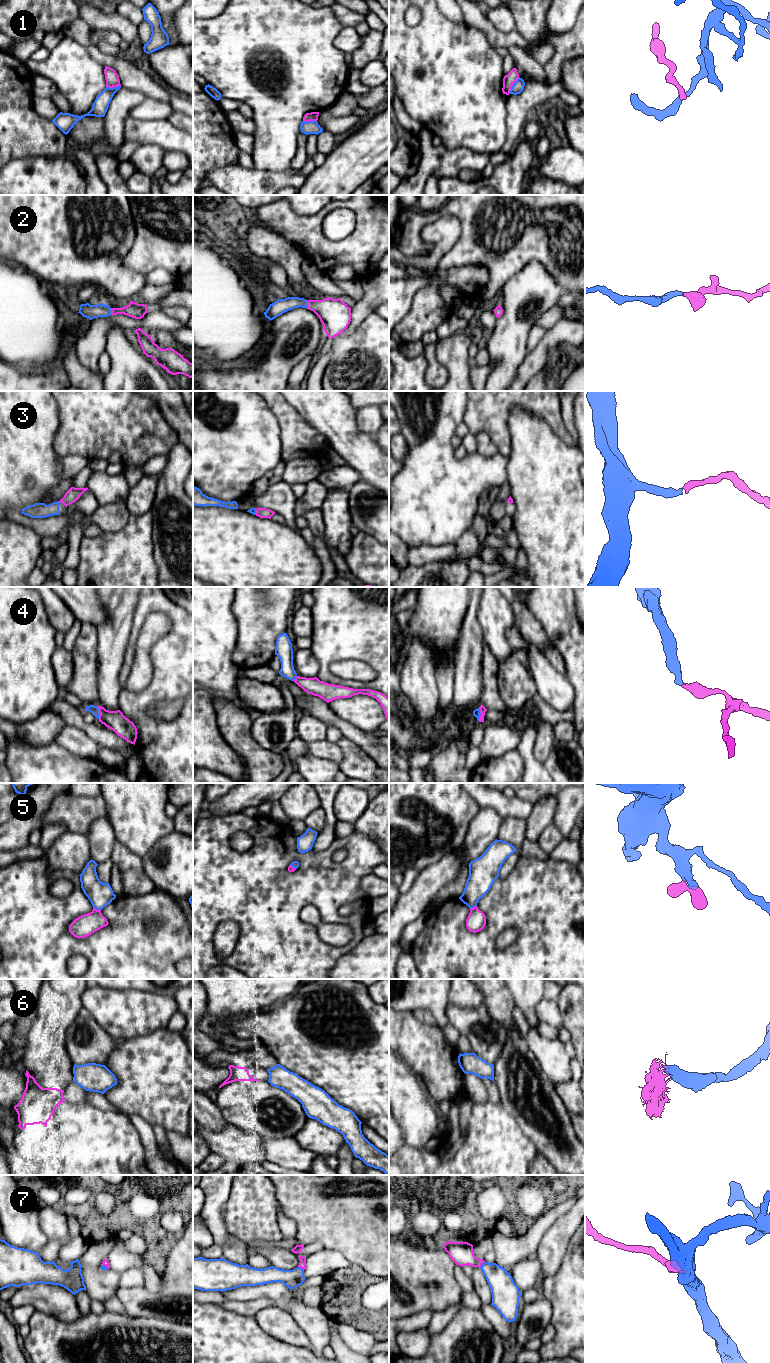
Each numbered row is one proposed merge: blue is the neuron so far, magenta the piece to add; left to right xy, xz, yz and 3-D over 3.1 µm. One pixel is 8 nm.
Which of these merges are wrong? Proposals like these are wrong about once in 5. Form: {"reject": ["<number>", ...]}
{"reject": ["1", "6"]}

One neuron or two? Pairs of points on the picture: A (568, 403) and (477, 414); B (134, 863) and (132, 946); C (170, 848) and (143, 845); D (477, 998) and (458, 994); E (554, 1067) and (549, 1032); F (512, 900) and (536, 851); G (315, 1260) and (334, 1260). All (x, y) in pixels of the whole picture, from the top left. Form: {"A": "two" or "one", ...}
{"A": "two", "B": "two", "C": "two", "D": "one", "E": "two", "F": "two", "G": "one"}

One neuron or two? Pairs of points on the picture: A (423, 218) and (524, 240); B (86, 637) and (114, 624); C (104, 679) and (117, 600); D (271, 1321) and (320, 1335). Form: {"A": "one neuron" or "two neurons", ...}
{"A": "one neuron", "B": "two neurons", "C": "one neuron", "D": "two neurons"}

